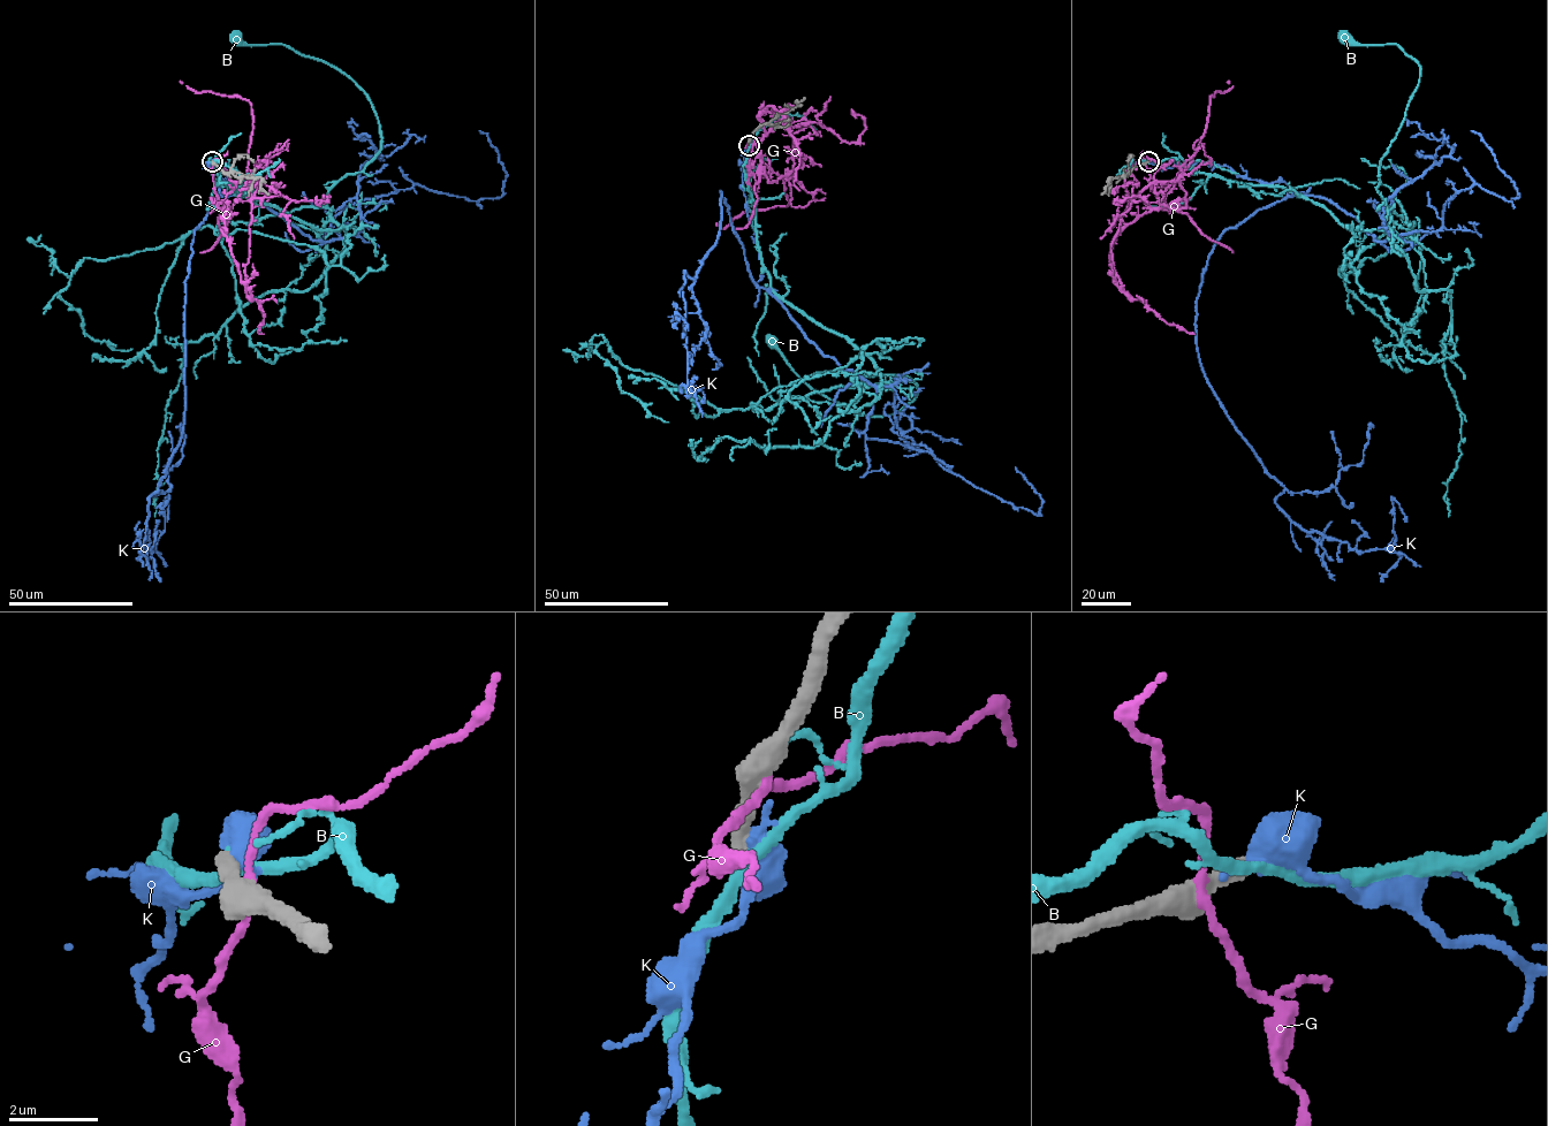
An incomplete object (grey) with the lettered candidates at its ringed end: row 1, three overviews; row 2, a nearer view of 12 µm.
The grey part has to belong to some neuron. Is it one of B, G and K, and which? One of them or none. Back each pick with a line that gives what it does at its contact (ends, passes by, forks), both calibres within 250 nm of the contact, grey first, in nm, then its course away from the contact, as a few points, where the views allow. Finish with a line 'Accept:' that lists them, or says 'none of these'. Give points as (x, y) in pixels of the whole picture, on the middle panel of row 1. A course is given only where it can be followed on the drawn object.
Accept: none of these

